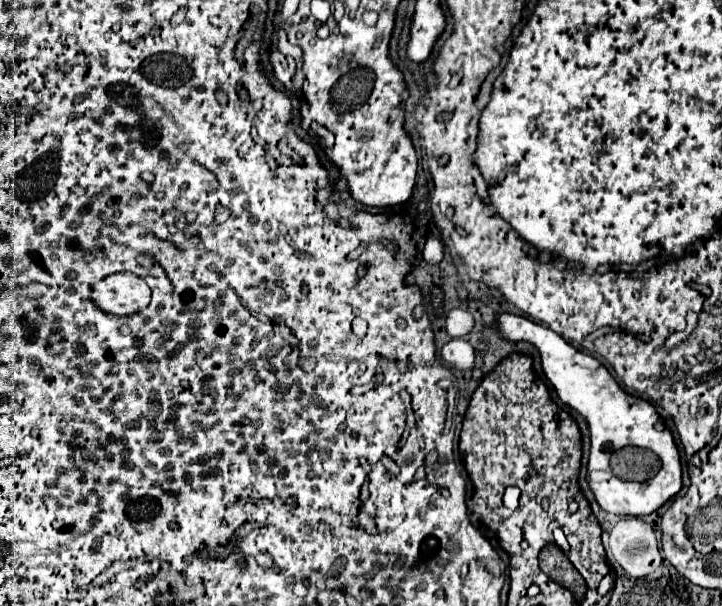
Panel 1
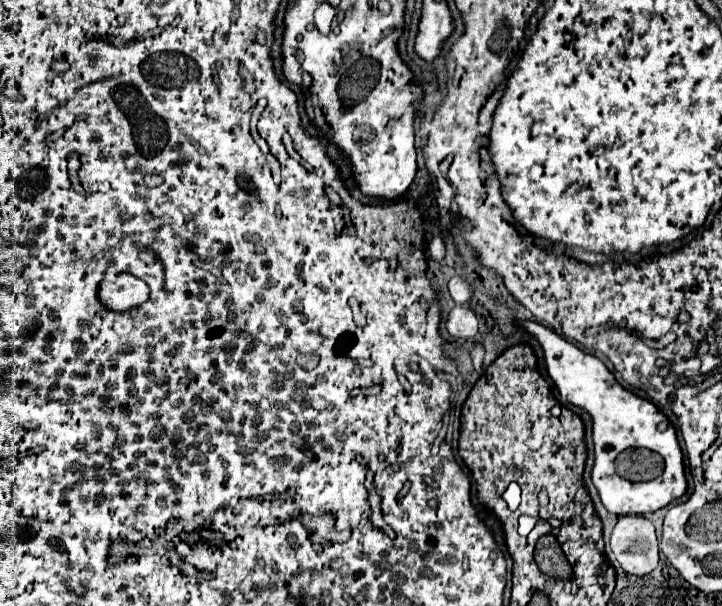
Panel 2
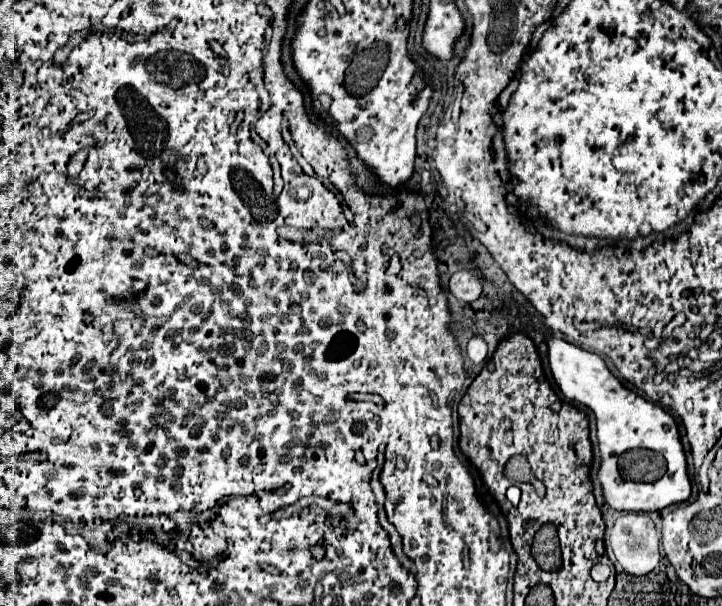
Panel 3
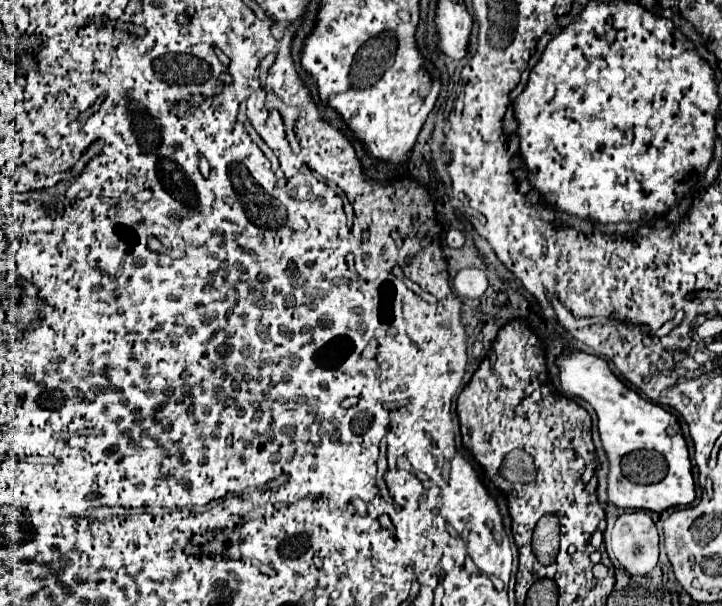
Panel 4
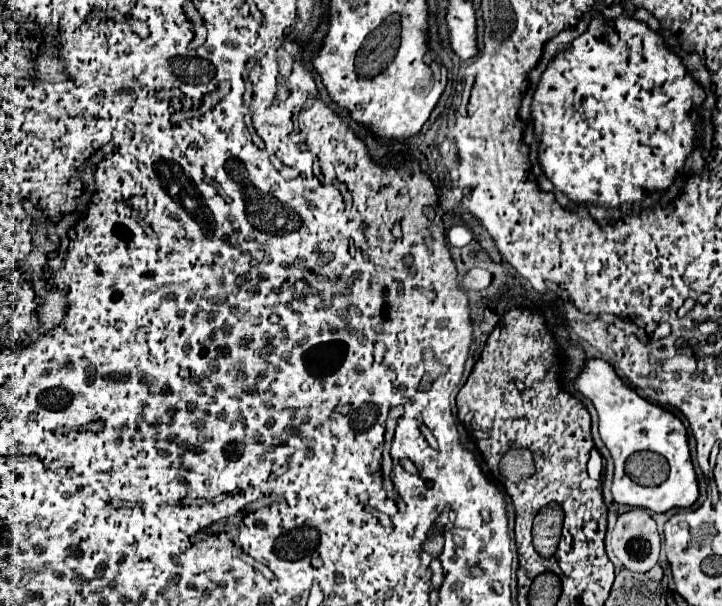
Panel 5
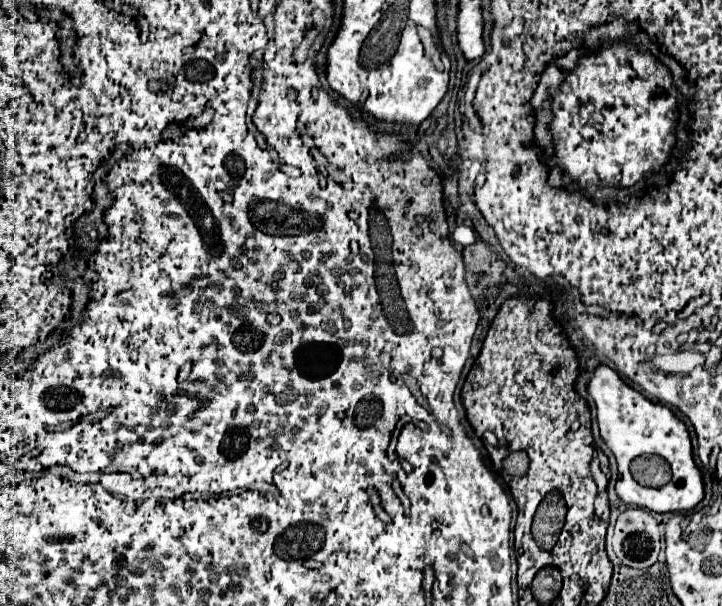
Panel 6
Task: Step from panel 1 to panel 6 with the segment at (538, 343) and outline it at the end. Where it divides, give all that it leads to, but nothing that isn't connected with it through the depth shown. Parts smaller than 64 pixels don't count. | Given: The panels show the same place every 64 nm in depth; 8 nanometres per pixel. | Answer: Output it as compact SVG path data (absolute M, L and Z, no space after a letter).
M606 364L596 366L586 390L598 408L600 436L618 462L618 498L652 512L694 508L704 496L704 486L702 474L692 458L690 434L684 422L680 422L670 408L646 400Z

